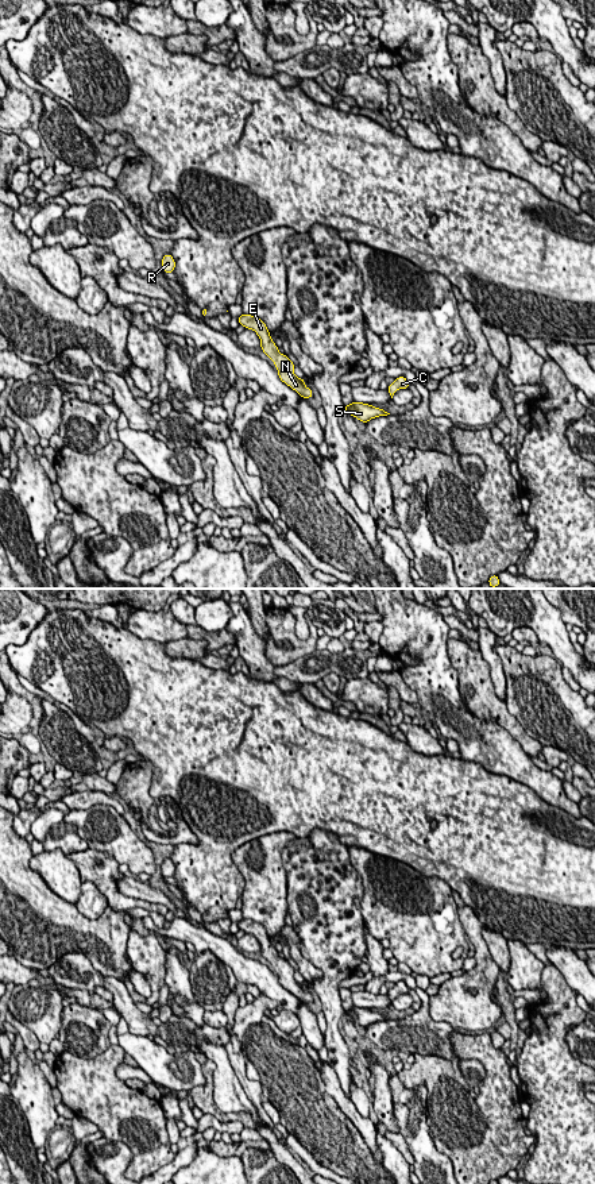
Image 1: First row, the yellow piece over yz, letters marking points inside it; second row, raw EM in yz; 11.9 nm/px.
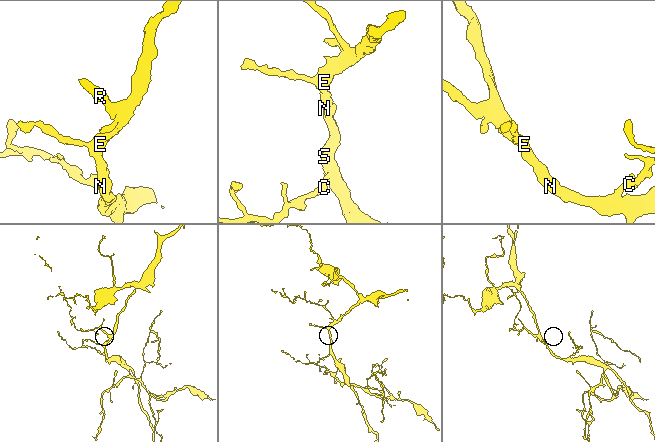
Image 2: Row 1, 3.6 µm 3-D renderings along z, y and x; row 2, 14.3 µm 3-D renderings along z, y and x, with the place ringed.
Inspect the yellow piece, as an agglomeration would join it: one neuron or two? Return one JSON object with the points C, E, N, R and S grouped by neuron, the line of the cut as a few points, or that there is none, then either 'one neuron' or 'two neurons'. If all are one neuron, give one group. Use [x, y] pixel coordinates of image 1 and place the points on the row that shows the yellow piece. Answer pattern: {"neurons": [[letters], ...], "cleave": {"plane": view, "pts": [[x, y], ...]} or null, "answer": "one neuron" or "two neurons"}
{"neurons": [["C", "E", "N", "R", "S"]], "cleave": null, "answer": "one neuron"}

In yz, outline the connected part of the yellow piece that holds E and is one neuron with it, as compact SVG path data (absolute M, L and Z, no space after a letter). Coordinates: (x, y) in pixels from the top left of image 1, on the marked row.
M247 313L240 315L237 321L244 328L256 332L260 339L260 348L274 362L279 379L295 390L302 398L308 400L313 397L312 389L305 386L306 381L295 377L294 363L285 354L278 351L277 344L271 340L271 335L264 321Z

